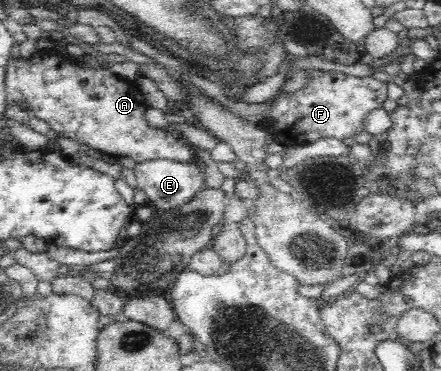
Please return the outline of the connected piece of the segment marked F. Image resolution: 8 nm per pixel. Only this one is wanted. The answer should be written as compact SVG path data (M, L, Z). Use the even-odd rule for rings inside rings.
M305 69L307 82L295 92L278 90L267 100L267 110L255 124L272 138L272 142L283 146L301 146L319 138L355 140L357 134L365 132L367 116L383 108L389 92L389 84L372 77L348 76L343 72Z

